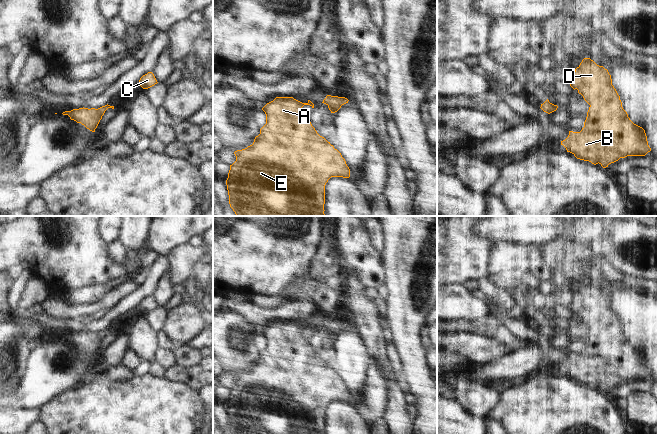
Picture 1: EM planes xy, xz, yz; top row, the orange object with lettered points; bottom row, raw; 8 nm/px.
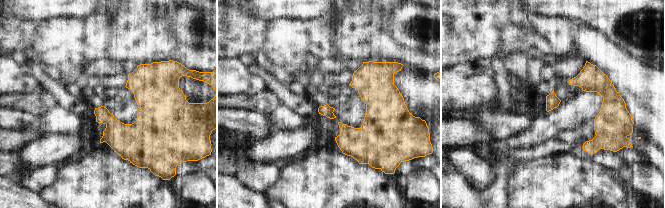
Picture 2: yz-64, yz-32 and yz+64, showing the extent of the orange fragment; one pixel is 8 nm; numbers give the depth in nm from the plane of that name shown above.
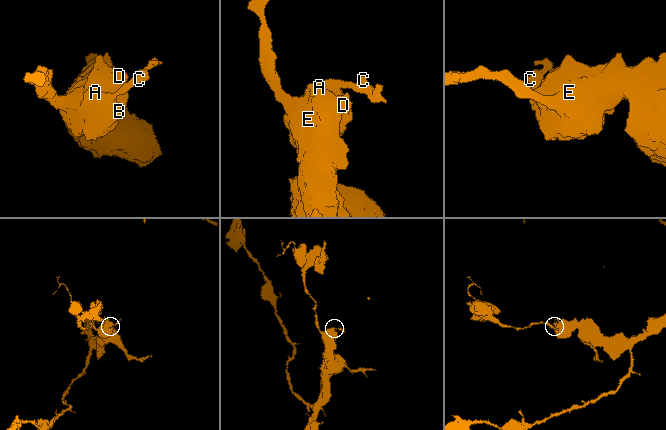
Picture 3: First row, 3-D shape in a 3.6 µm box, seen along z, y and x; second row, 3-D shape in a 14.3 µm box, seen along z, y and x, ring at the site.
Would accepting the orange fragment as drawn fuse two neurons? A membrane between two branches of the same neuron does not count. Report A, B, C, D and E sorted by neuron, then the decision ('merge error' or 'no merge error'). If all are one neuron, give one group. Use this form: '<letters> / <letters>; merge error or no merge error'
A B C D E; no merge error

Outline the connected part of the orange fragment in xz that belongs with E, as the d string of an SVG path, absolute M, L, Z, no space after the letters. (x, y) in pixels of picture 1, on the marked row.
M276 97L273 101L267 103L262 110L266 114L266 124L260 129L260 134L255 137L252 145L245 149L234 152L236 161L230 165L228 178L226 180L229 204L235 212L236 216L325 216L325 185L331 177L350 177L350 169L346 164L341 153L334 148L324 137L320 136L312 126L307 115L302 111L304 105L310 105L314 108L314 104L308 100L307 103L302 103L293 97Z

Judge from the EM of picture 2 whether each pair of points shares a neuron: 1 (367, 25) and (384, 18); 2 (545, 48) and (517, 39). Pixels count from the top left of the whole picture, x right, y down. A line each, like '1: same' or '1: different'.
1: different
2: same

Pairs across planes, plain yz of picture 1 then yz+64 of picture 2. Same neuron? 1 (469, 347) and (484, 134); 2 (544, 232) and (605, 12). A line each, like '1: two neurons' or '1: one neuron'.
1: two neurons
2: one neuron

